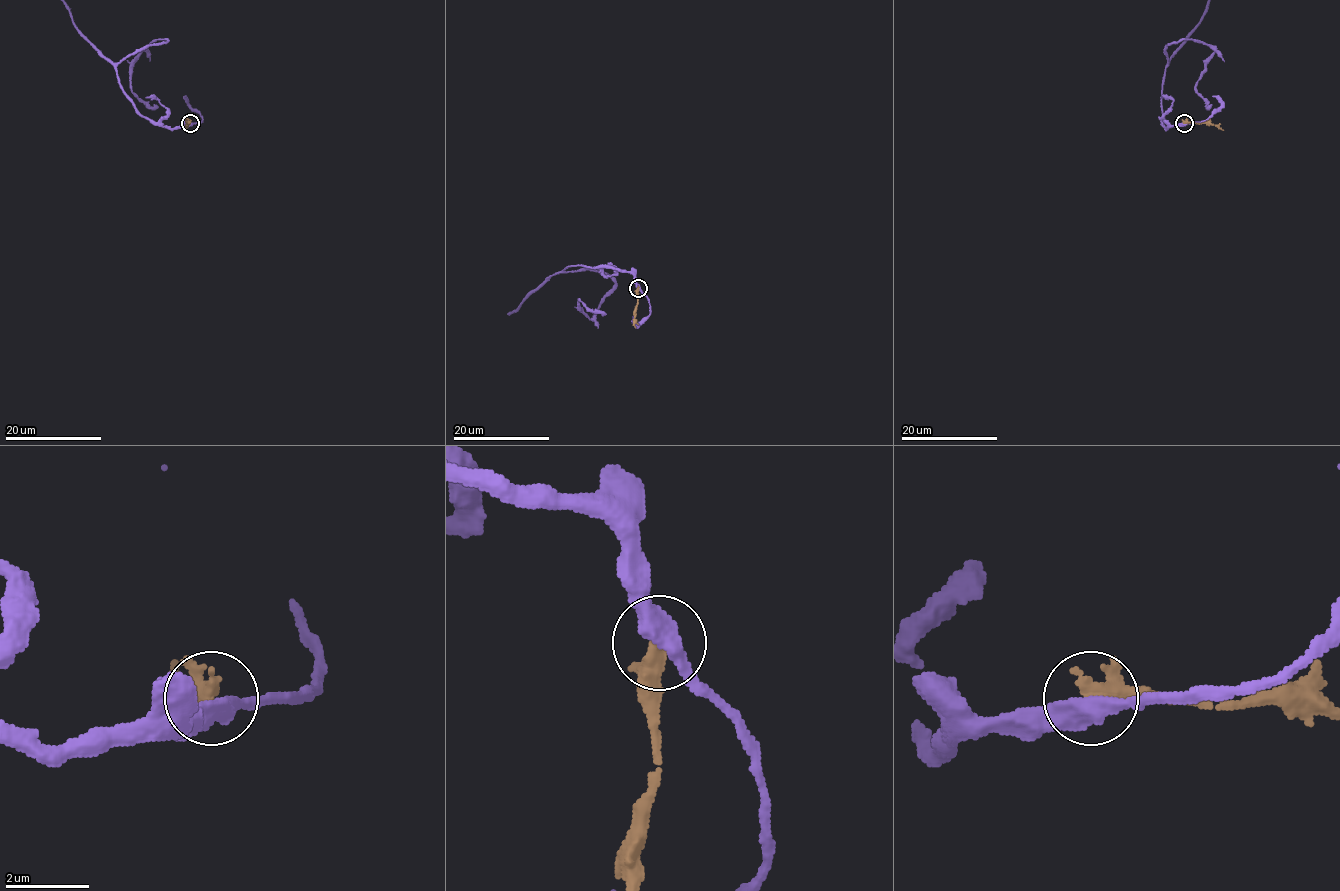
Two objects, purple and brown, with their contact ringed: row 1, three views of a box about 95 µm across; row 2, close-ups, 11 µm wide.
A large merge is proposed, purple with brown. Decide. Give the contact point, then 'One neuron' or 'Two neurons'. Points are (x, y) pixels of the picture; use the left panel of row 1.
Place: (190, 123). Two neurons

